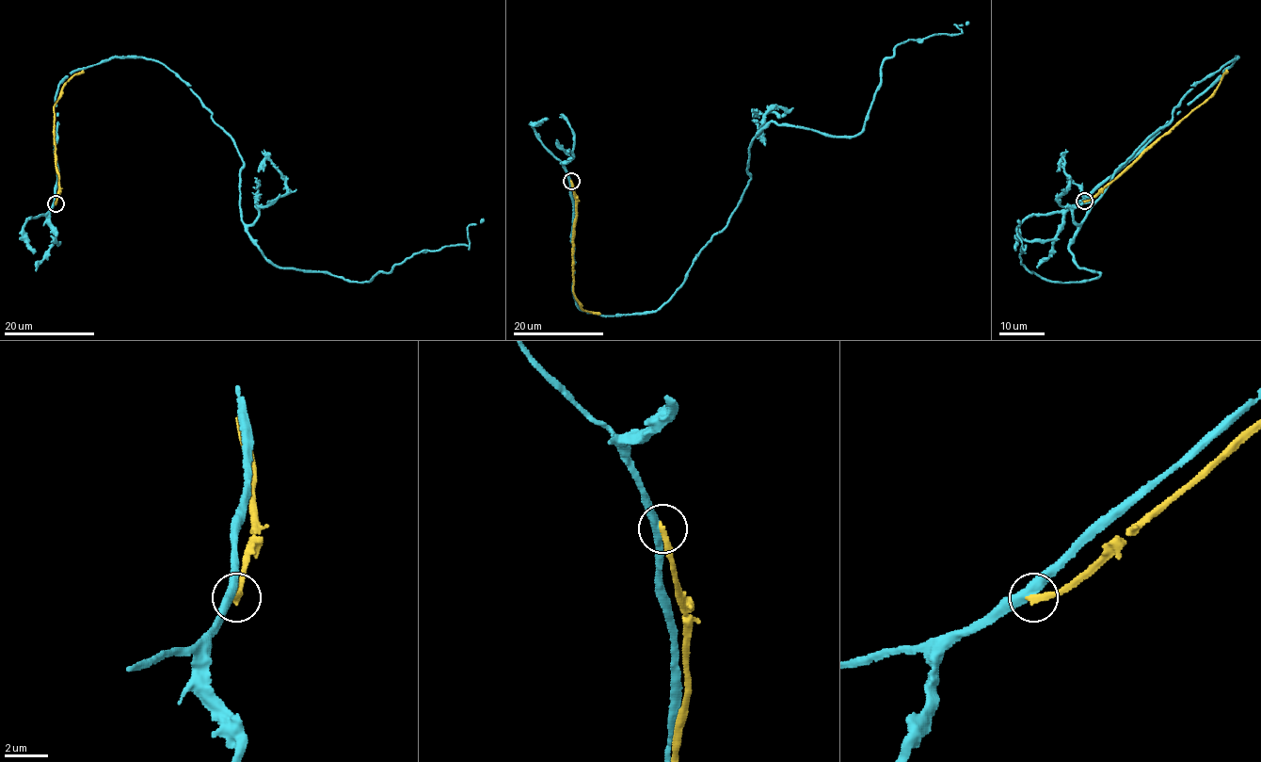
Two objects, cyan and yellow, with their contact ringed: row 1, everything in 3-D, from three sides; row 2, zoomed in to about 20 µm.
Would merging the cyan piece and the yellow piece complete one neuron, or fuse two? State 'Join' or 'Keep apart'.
Keep apart

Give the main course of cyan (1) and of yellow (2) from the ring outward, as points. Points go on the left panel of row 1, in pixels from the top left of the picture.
1: (55, 202), (58, 85), (116, 56), (231, 136), (280, 267), (365, 283), (483, 218)
2: (55, 202), (58, 180), (55, 162), (53, 107), (65, 83), (84, 72)

